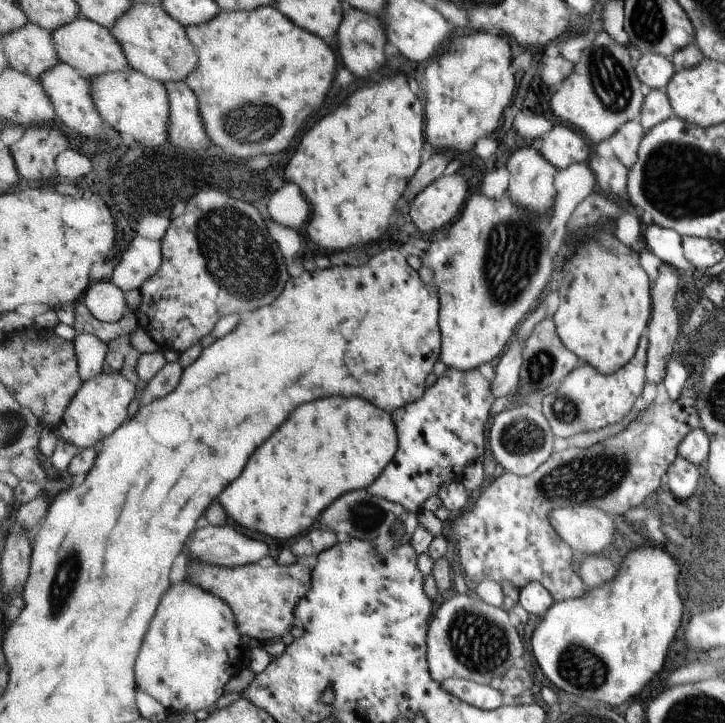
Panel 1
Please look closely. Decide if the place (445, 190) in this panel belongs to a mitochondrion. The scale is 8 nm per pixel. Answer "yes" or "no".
no

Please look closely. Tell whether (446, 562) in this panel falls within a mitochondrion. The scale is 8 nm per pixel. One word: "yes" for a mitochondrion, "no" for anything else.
no

